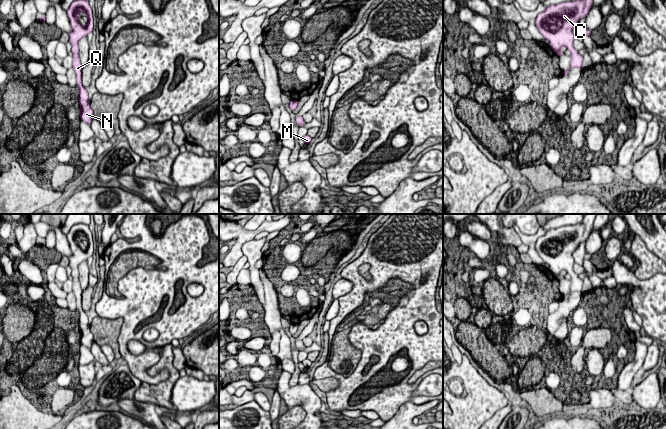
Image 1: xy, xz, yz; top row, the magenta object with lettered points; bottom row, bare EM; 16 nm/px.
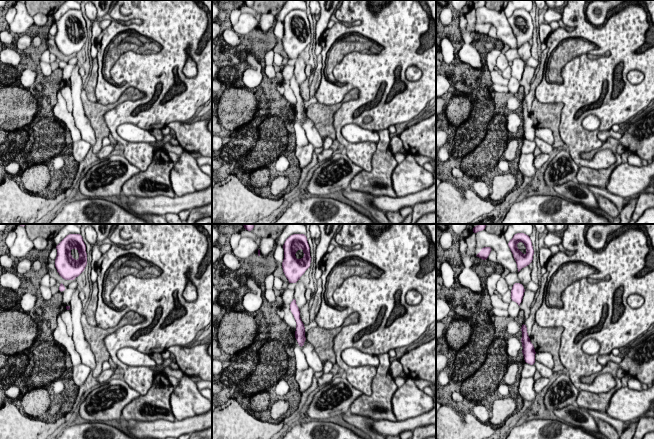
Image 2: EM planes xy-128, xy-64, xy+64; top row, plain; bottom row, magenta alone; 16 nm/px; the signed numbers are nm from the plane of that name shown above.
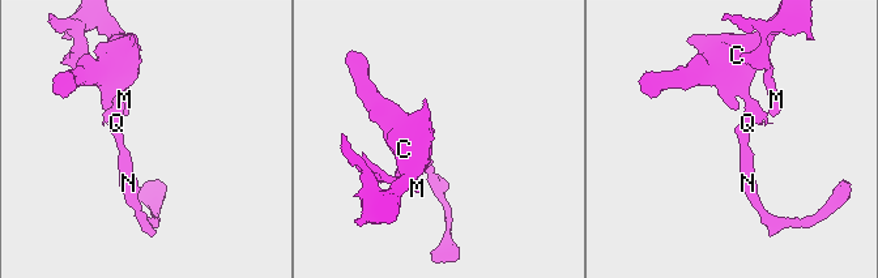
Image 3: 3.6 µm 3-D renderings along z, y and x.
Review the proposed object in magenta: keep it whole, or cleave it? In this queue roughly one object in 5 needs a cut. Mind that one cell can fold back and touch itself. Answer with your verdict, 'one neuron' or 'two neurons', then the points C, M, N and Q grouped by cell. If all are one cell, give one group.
one neuron; C M N Q

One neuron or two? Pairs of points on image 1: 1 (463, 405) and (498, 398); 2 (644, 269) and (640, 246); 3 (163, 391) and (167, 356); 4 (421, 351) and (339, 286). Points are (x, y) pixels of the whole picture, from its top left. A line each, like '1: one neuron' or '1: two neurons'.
1: one neuron
2: one neuron
3: one neuron
4: two neurons

